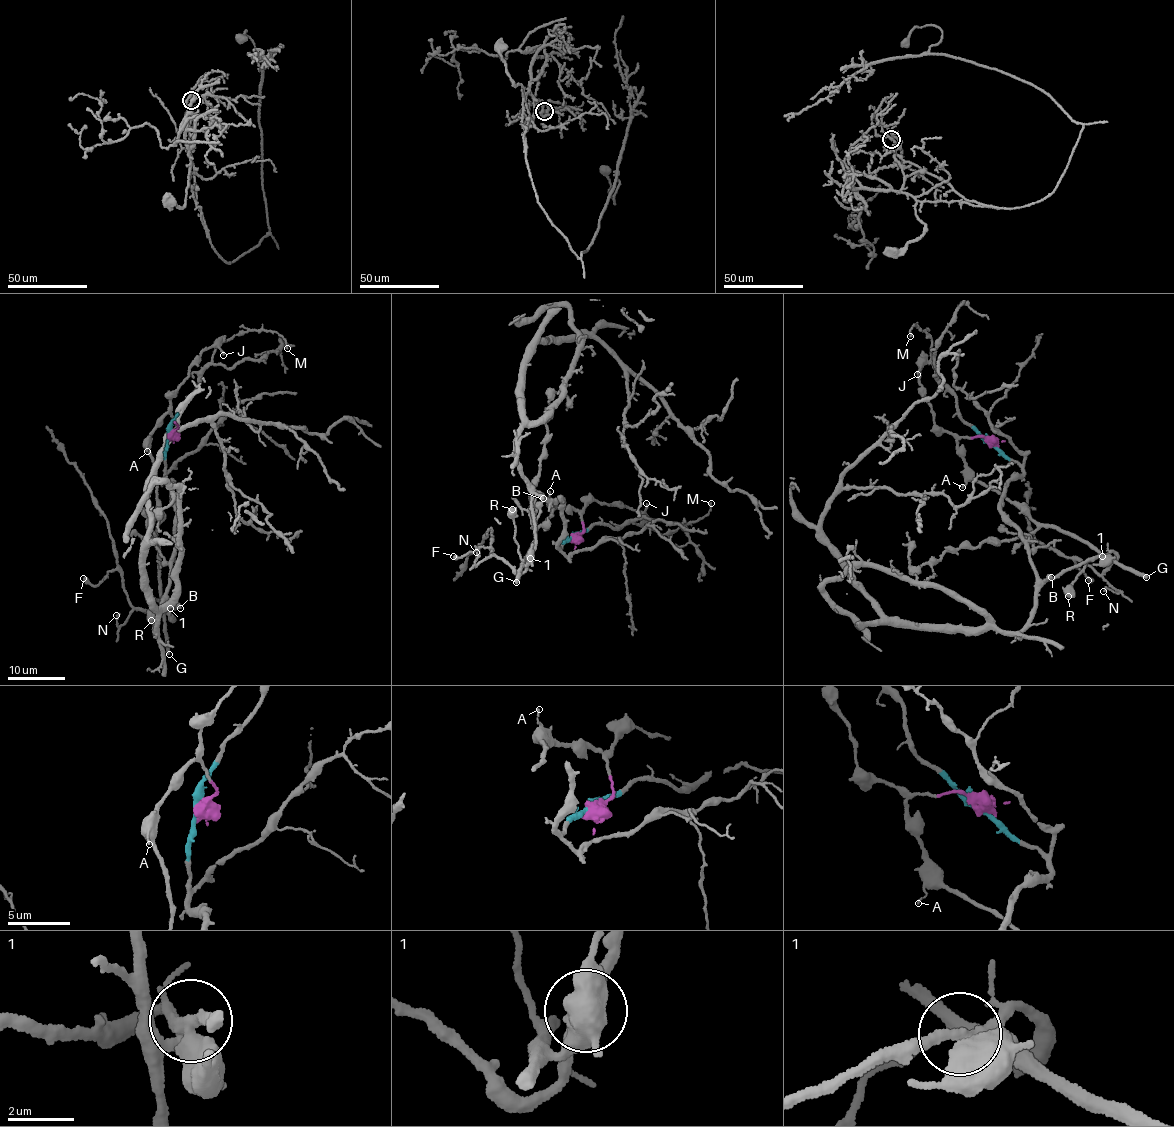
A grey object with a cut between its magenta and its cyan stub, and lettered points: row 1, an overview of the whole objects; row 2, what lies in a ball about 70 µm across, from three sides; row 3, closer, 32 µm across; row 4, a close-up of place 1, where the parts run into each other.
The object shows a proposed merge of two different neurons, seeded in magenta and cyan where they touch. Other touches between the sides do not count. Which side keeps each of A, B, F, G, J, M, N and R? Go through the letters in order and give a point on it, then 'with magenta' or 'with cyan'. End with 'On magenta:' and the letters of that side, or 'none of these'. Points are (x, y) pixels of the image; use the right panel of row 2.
A: at (962, 487); with magenta
B: at (1051, 577); with cyan
F: at (1088, 580); with cyan
G: at (1146, 577); with magenta
J: at (917, 374); with magenta
M: at (910, 336); with cyan
N: at (1103, 591); with cyan
R: at (1068, 596); with magenta
On magenta: A, G, J, R

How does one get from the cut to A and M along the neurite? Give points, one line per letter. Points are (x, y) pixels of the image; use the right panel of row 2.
A: (990, 444), (980, 436), (960, 439), (958, 454), (964, 468), (965, 485), (962, 487)
M: (990, 444), (961, 417), (954, 395), (937, 378), (931, 340), (924, 330), (915, 323), (910, 336)

